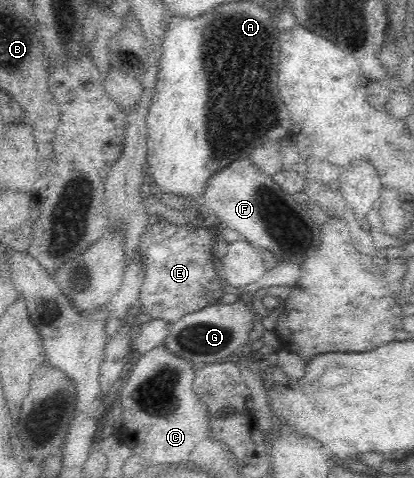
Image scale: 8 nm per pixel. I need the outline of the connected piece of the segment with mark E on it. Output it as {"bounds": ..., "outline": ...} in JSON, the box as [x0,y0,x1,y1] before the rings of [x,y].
{"bounds":[136,220,225,321],"outline":[[[161,220],[149,225],[141,235],[136,252],[142,255],[145,276],[138,301],[142,311],[152,319],[179,321],[187,313],[217,303],[225,292],[213,251],[216,233],[211,233],[211,229],[187,229]]]}

